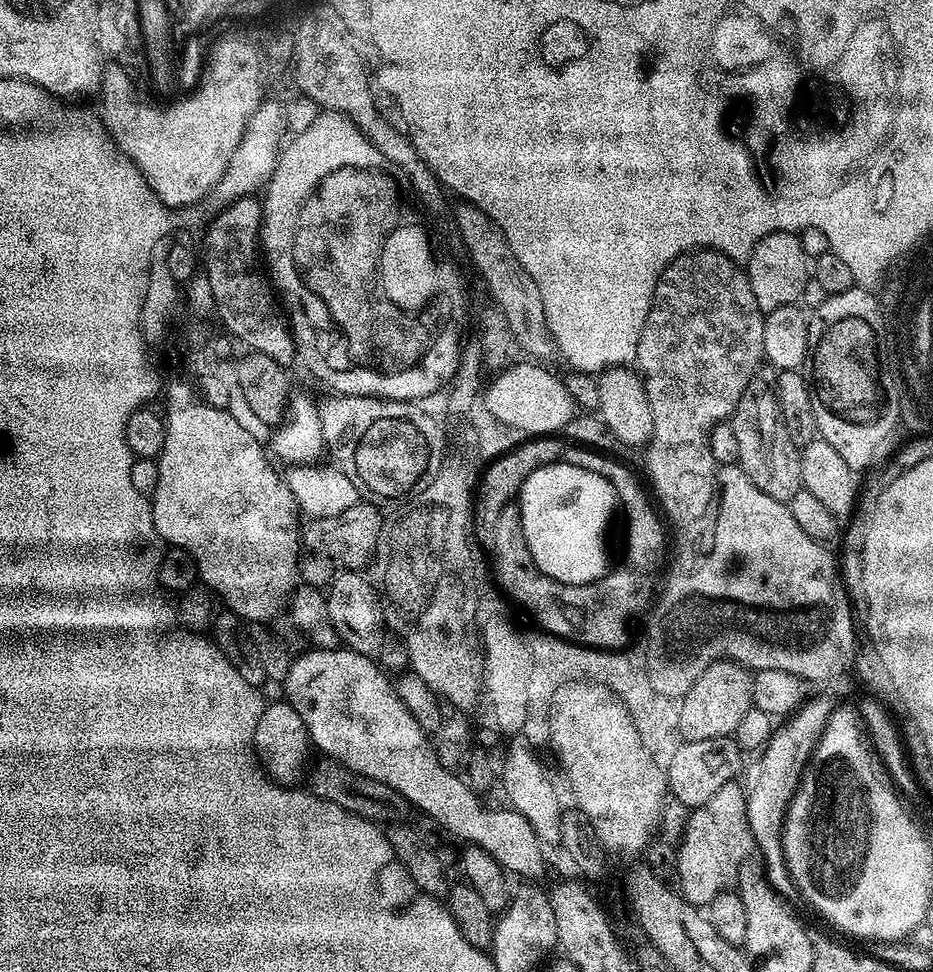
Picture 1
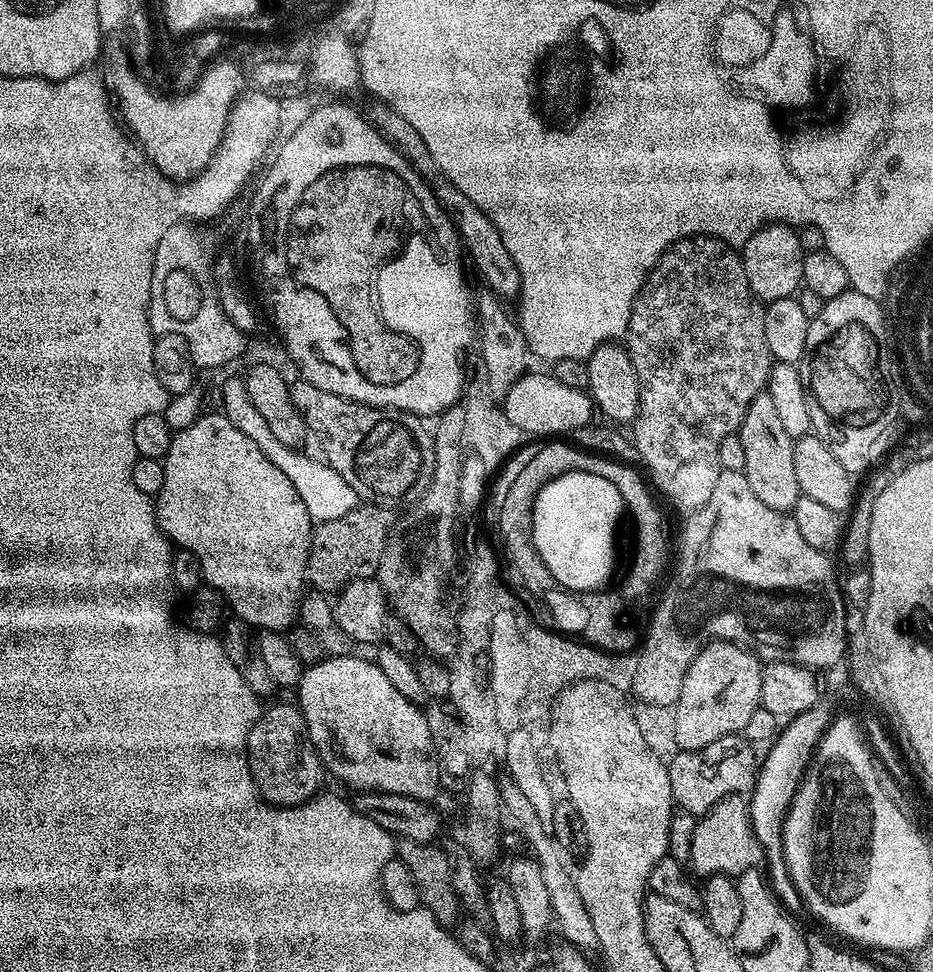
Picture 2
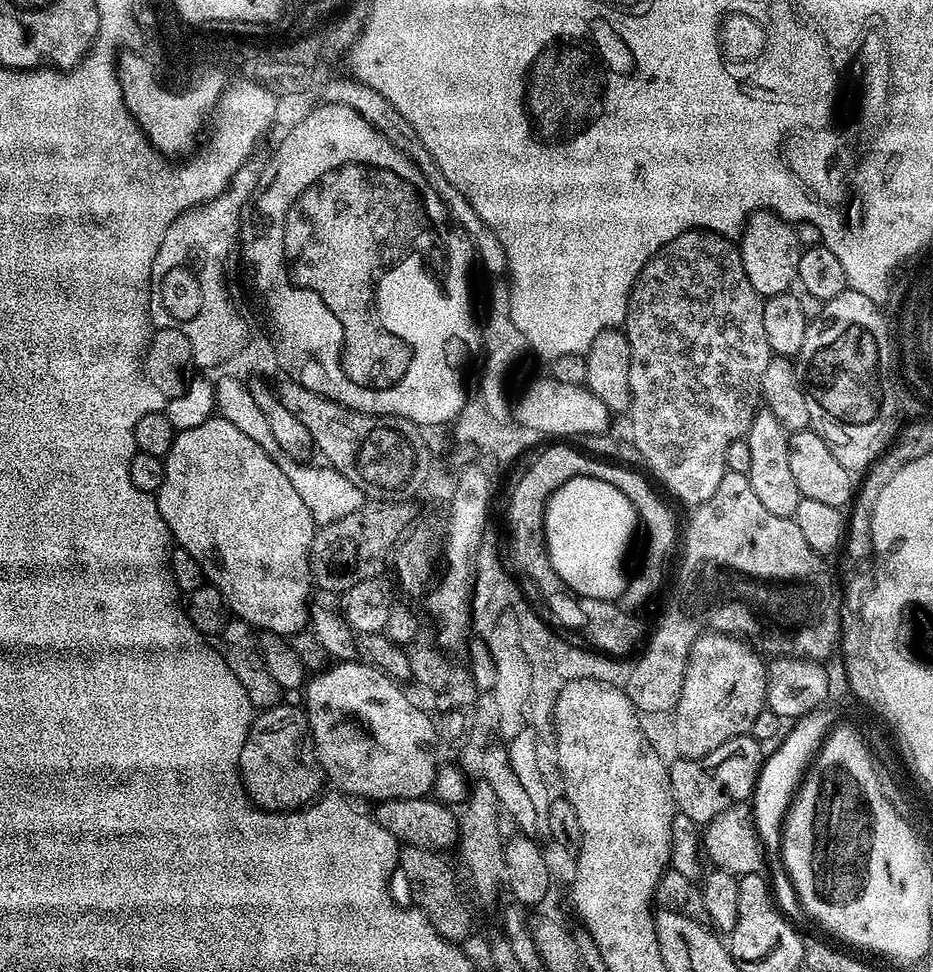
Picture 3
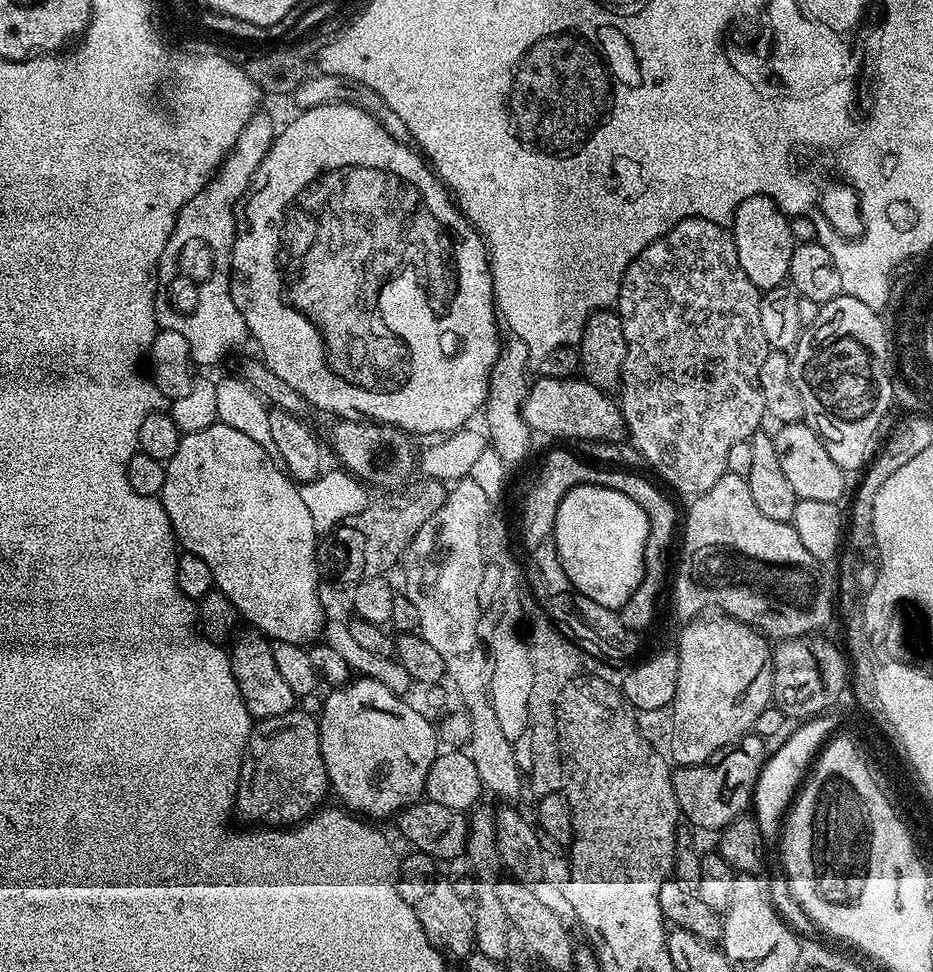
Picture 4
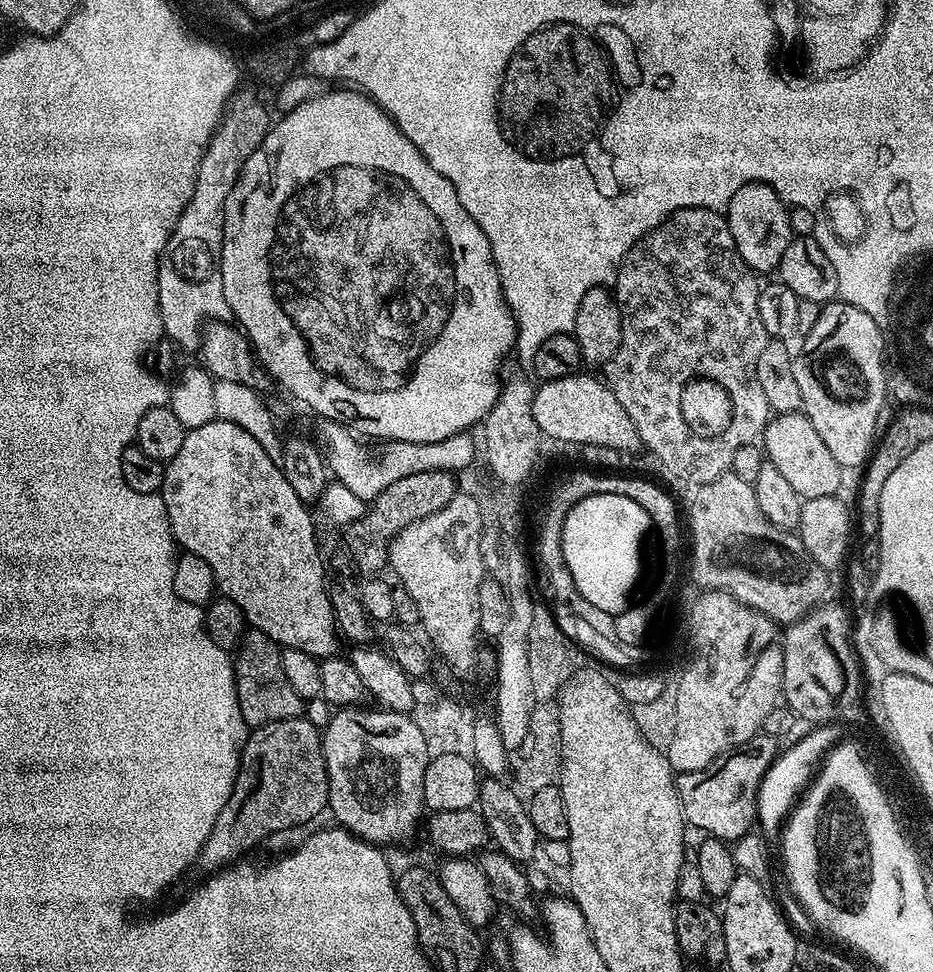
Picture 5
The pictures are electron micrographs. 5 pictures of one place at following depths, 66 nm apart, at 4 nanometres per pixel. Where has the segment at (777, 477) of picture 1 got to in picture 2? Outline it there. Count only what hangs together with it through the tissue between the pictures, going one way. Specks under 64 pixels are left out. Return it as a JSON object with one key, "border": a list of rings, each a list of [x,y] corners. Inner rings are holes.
{"border":[[[767,406],[761,407],[761,412],[751,417],[746,428],[746,439],[749,446],[749,470],[746,473],[750,482],[750,490],[770,510],[772,514],[791,518],[794,510],[798,510],[801,494],[798,482],[794,482],[794,473],[790,470],[790,450],[788,449],[789,433],[774,418]]]}

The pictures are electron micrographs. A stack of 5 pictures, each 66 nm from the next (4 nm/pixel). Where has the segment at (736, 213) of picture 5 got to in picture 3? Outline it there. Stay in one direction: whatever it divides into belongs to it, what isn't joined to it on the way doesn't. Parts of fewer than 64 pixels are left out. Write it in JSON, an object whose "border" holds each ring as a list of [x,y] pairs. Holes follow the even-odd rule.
{"border":[[[757,210],[751,213],[738,237],[738,247],[742,266],[746,266],[746,278],[750,278],[750,286],[754,286],[761,298],[787,292],[797,283],[802,246],[796,237],[795,227],[775,211]]]}

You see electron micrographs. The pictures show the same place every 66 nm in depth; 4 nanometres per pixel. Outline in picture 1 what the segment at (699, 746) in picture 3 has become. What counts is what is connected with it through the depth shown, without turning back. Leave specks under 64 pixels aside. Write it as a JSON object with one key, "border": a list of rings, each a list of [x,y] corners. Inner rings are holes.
{"border":[[[722,659],[719,667],[711,668],[707,675],[696,684],[695,691],[688,696],[683,709],[683,732],[689,737],[701,740],[732,736],[738,722],[752,708],[752,676],[749,669],[729,659]]]}

